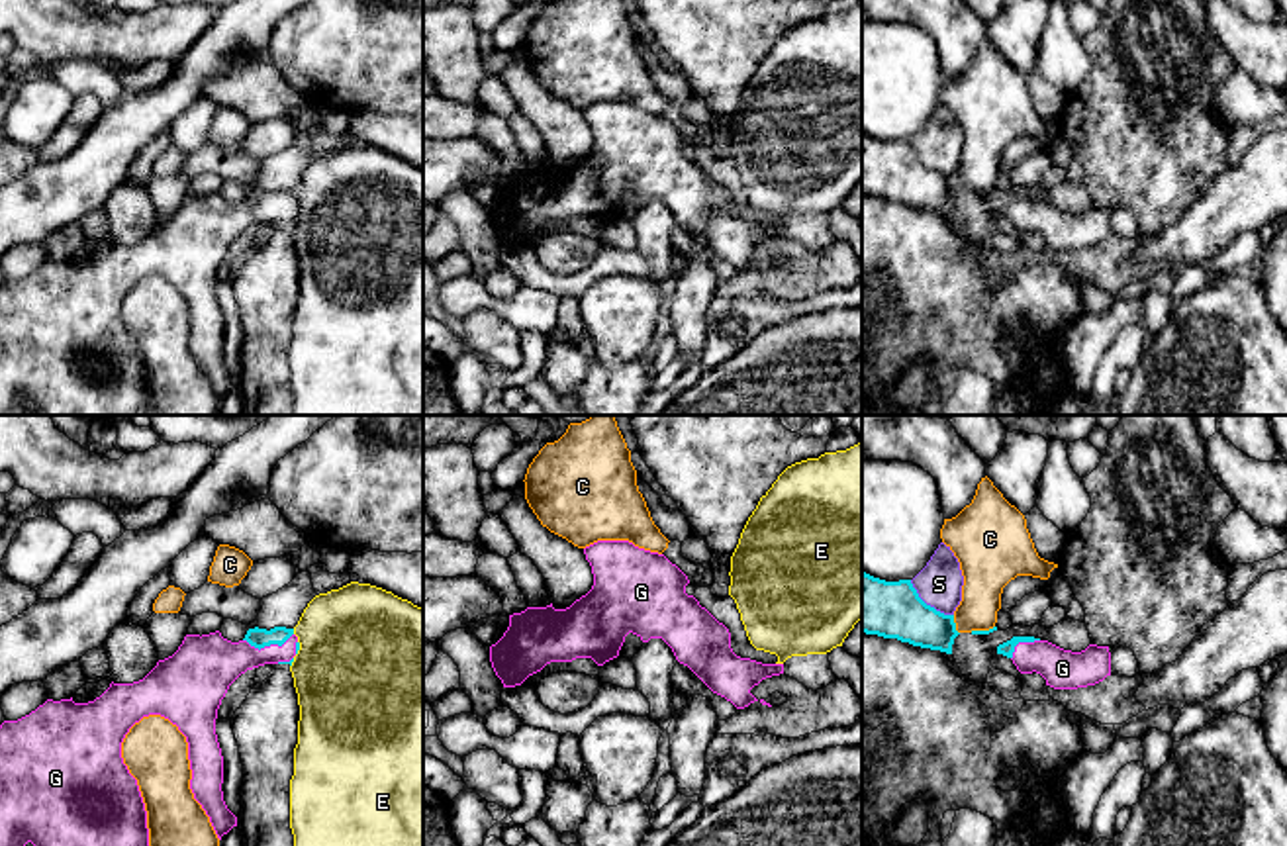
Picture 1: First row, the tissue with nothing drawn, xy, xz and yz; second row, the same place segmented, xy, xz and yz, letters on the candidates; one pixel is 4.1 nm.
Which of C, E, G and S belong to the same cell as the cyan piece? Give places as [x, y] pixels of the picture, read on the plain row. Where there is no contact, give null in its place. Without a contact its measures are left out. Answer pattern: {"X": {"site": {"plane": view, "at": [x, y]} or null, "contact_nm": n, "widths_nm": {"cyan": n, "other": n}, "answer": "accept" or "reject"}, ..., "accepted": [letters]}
{"C": {"site": {"plane": "yz", "at": [954, 187]}, "contact_nm": 80, "widths_nm": {"cyan": 220, "other": 180}, "answer": "reject"}, "E": {"site": {"plane": "xy", "at": [292, 192]}, "contact_nm": 30, "widths_nm": {"cyan": 80, "other": 440}, "answer": "reject"}, "G": {"site": {"plane": "xy", "at": [267, 206]}, "contact_nm": 220, "widths_nm": {"cyan": 80, "other": 240}, "answer": "accept"}, "S": {"site": {"plane": "yz", "at": [929, 167]}, "contact_nm": 240, "widths_nm": {"cyan": 240, "other": 190}, "answer": "reject"}, "accepted": ["G"]}

